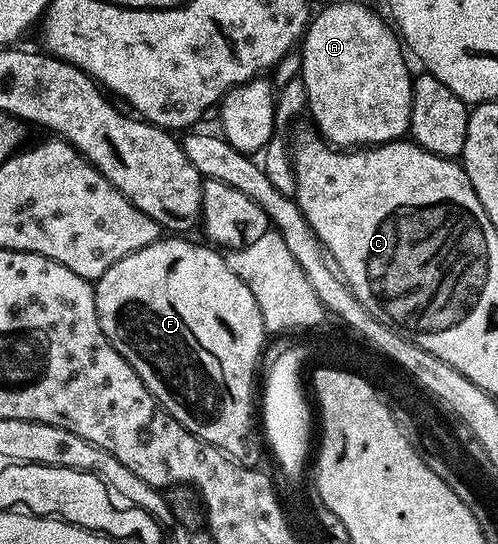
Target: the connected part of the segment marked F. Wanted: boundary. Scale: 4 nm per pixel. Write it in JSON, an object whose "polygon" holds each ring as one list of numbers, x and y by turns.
{"polygon":[[162,237,151,245,133,251,127,257,115,261,115,265,111,265,111,269,107,269,107,273,103,273,103,277,95,280,93,289,95,309,99,313,99,325,107,337,107,341,111,345,115,345,115,349,129,362,131,369,135,369,135,373,139,373,143,385,153,394,160,410,175,417,175,421,179,421,179,425,186,427,192,435,199,437,204,443,218,447,230,459,243,464,244,467,257,467,260,464,261,447,263,451,263,439,258,428,253,428,253,374,257,371,257,362,261,359,261,350,264,349,265,338,267,338,267,332,263,325,263,313,259,313,259,305,255,305,255,297,251,297,251,289,247,289,247,285,243,285,243,281,229,267,226,256,220,250,214,249,204,242,201,243,192,243,189,237]]}

